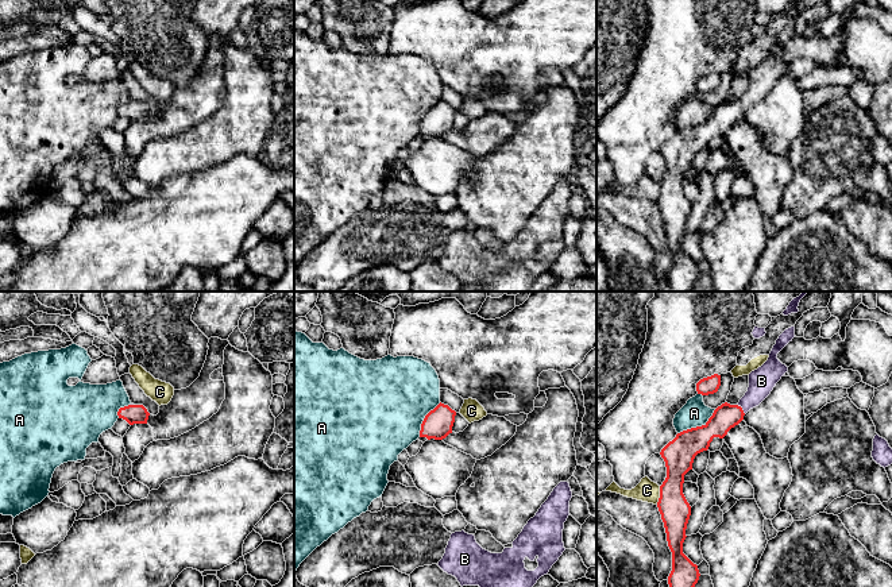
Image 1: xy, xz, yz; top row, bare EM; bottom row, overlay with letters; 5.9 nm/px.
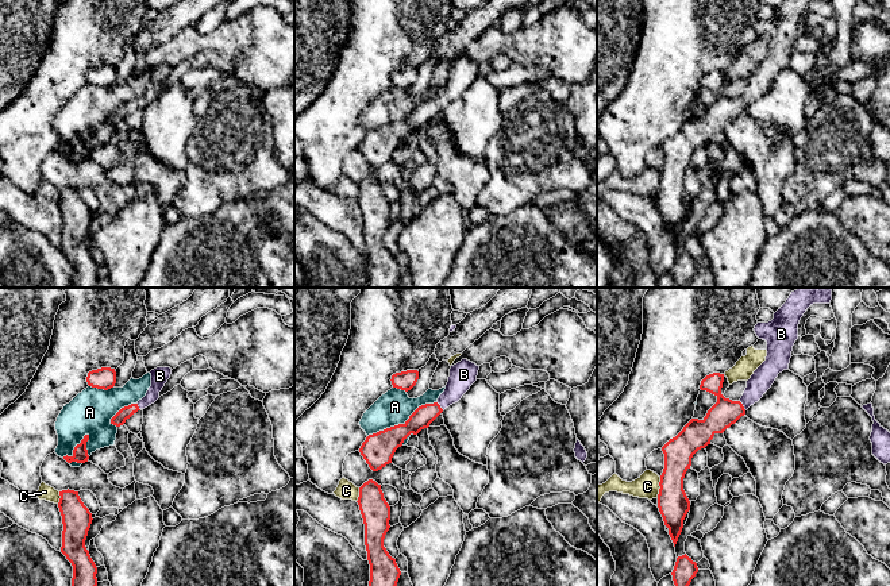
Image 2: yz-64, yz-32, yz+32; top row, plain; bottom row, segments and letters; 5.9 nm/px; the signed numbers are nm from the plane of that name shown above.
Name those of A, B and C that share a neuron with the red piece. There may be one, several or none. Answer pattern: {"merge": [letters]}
{"merge": ["B"]}

